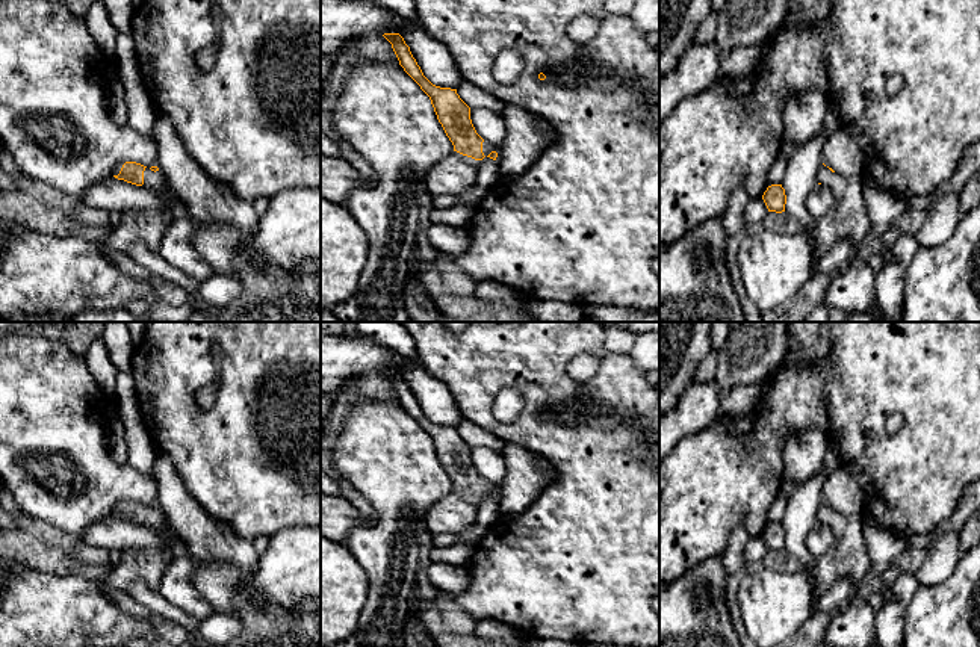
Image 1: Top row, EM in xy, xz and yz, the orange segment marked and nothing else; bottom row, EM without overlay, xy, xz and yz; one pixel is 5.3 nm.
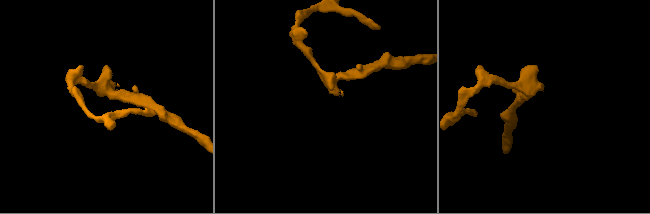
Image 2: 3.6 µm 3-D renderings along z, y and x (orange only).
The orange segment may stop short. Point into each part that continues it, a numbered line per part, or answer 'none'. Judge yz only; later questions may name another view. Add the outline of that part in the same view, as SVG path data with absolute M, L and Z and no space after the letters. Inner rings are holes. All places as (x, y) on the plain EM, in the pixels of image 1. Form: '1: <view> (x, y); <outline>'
1: yz (847, 557); M823 503L817 519L833 531L835 541L830 550L817 559L809 574L815 599L844 576L848 576L856 588L876 571L867 552L861 517L848 517Z

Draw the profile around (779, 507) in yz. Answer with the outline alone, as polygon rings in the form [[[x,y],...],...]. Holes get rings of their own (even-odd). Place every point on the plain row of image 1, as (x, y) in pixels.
[[[779,494],[770,509],[768,525],[780,523],[786,511],[786,500],[782,494]]]

